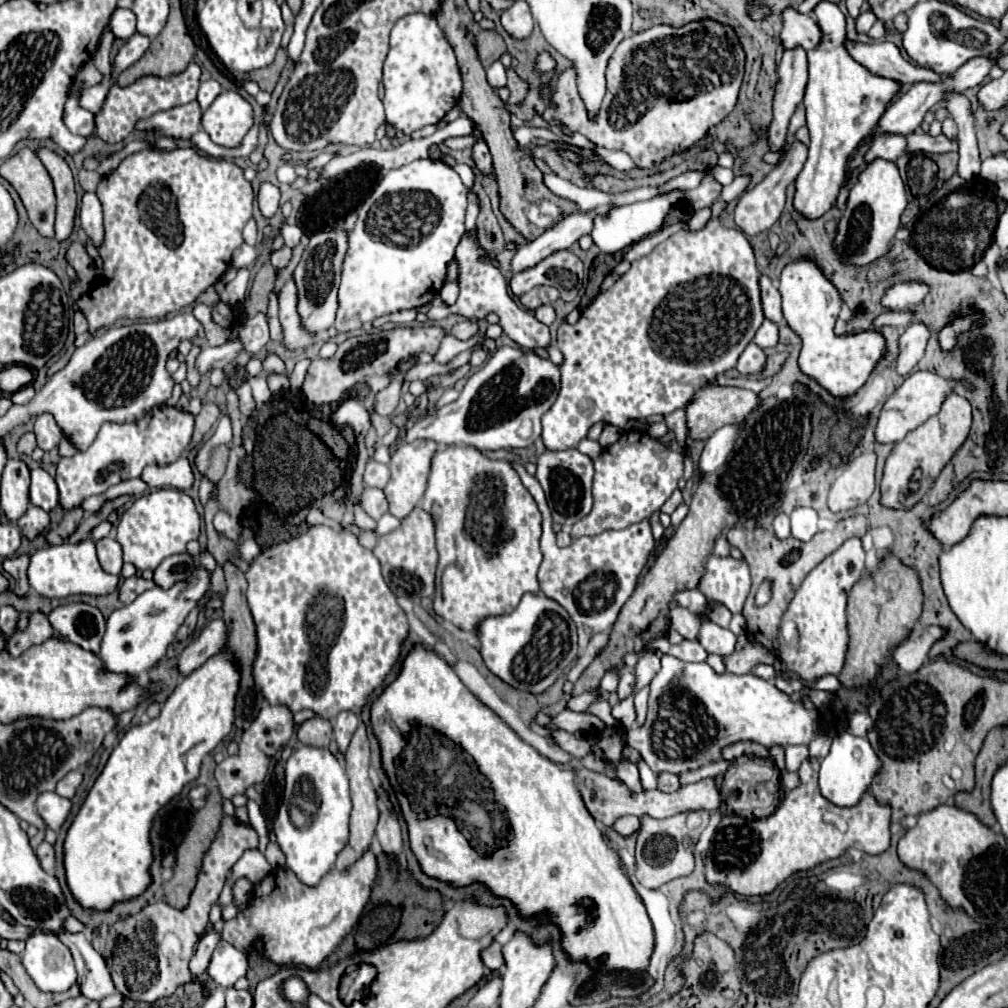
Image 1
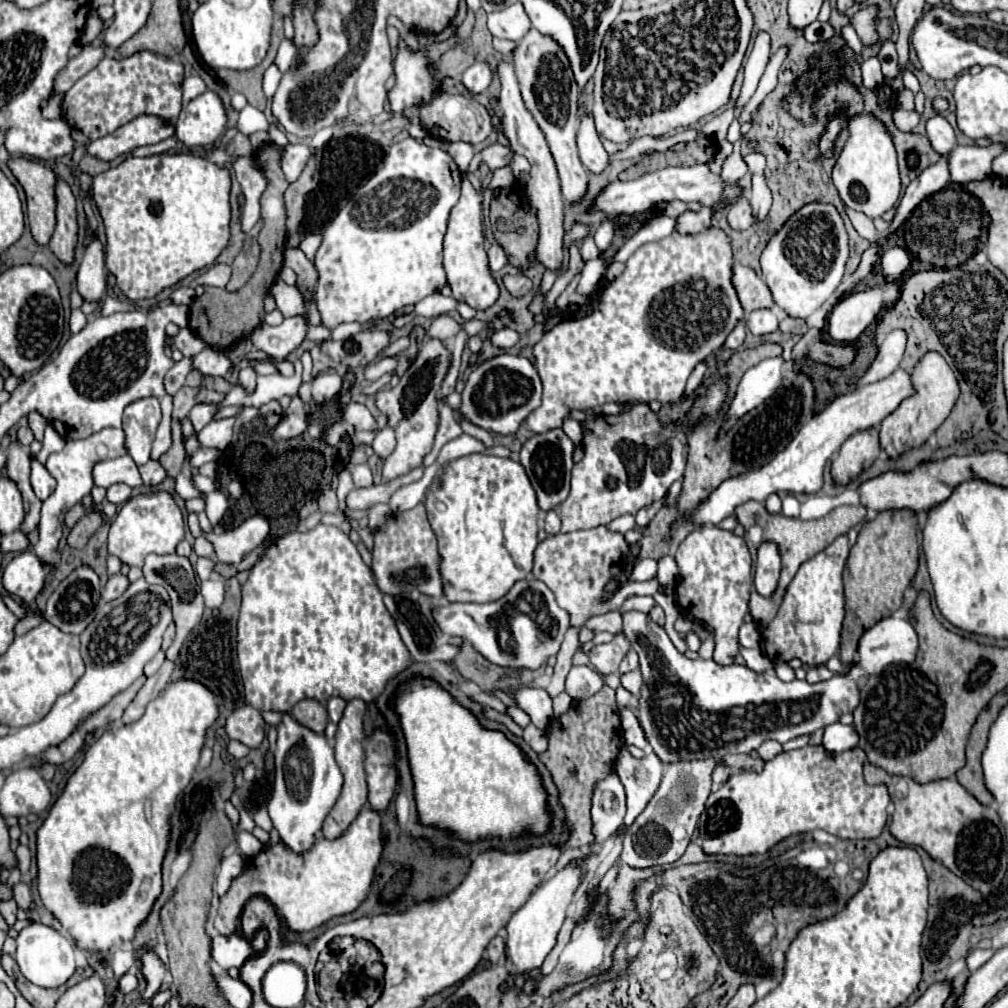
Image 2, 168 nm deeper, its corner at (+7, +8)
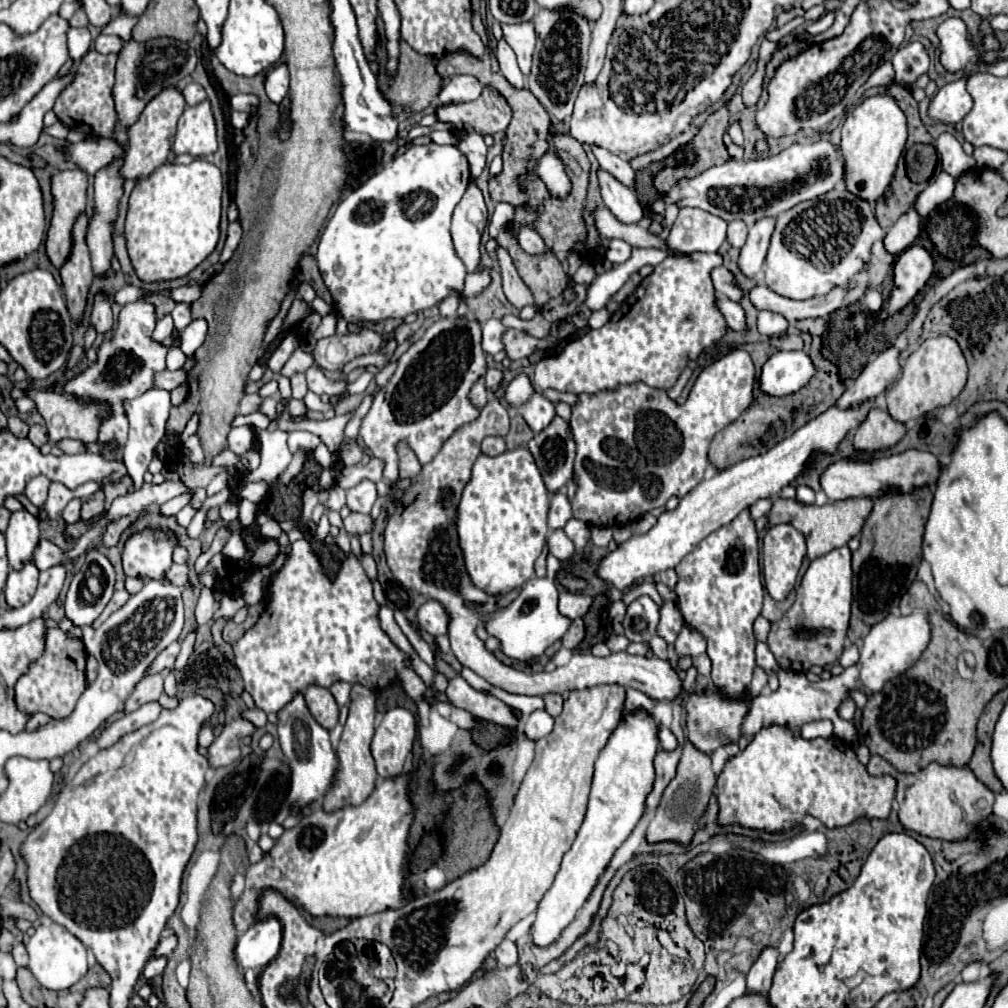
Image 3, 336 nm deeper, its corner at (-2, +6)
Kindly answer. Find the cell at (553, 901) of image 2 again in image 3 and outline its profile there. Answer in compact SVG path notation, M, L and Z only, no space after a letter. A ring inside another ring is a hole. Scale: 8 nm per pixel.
M635 708L633 712L625 710L621 722L611 732L607 744L603 746L595 762L587 814L577 832L577 838L571 850L563 856L561 870L557 872L553 886L539 902L537 918L531 926L531 936L537 946L547 946L559 938L563 928L575 918L577 910L589 898L591 888L597 884L615 850L629 838L635 824L643 816L645 800L653 790L655 782L653 758L657 750L659 722L643 708Z

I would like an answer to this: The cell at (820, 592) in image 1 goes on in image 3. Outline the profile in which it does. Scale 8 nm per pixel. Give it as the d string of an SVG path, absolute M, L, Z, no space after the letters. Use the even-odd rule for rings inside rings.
M847 546L835 548L819 558L815 558L799 588L797 588L797 598L793 602L793 606L785 612L785 616L779 622L771 624L771 632L769 632L769 640L767 646L773 652L775 660L779 662L779 666L783 670L791 670L791 672L807 672L811 666L819 664L819 666L829 666L835 664L843 652L843 644L845 644L845 636L849 627L851 616L851 607L853 600L853 570L852 570L852 552Z

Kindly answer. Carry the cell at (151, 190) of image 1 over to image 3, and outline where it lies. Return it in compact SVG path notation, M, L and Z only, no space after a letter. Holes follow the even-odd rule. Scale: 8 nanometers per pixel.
M207 160L191 164L163 164L149 178L139 180L125 220L131 264L145 282L187 276L217 246L221 218L221 170Z

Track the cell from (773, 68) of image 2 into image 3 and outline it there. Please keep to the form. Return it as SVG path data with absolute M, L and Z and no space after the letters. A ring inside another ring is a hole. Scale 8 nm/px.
M826 12L819 20L814 21L810 24L806 31L810 34L819 34L827 30L834 22L835 13L834 12Z

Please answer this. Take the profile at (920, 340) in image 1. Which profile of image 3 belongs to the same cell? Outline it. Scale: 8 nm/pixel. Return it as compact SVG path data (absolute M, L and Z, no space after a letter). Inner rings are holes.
M895 346L887 348L885 352L875 352L867 366L861 370L861 374L851 380L849 388L843 392L843 396L837 400L837 408L847 410L861 406L865 400L877 398L885 392L885 388L895 382L895 378L901 372L899 366L899 350Z

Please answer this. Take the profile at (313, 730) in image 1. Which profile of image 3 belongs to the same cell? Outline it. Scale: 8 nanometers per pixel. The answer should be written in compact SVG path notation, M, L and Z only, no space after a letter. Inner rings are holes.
M311 684L311 686L307 686L303 696L305 696L307 708L313 714L313 718L323 728L331 730L337 724L337 718L339 718L339 706L337 706L333 694L327 688L323 688L323 686Z

